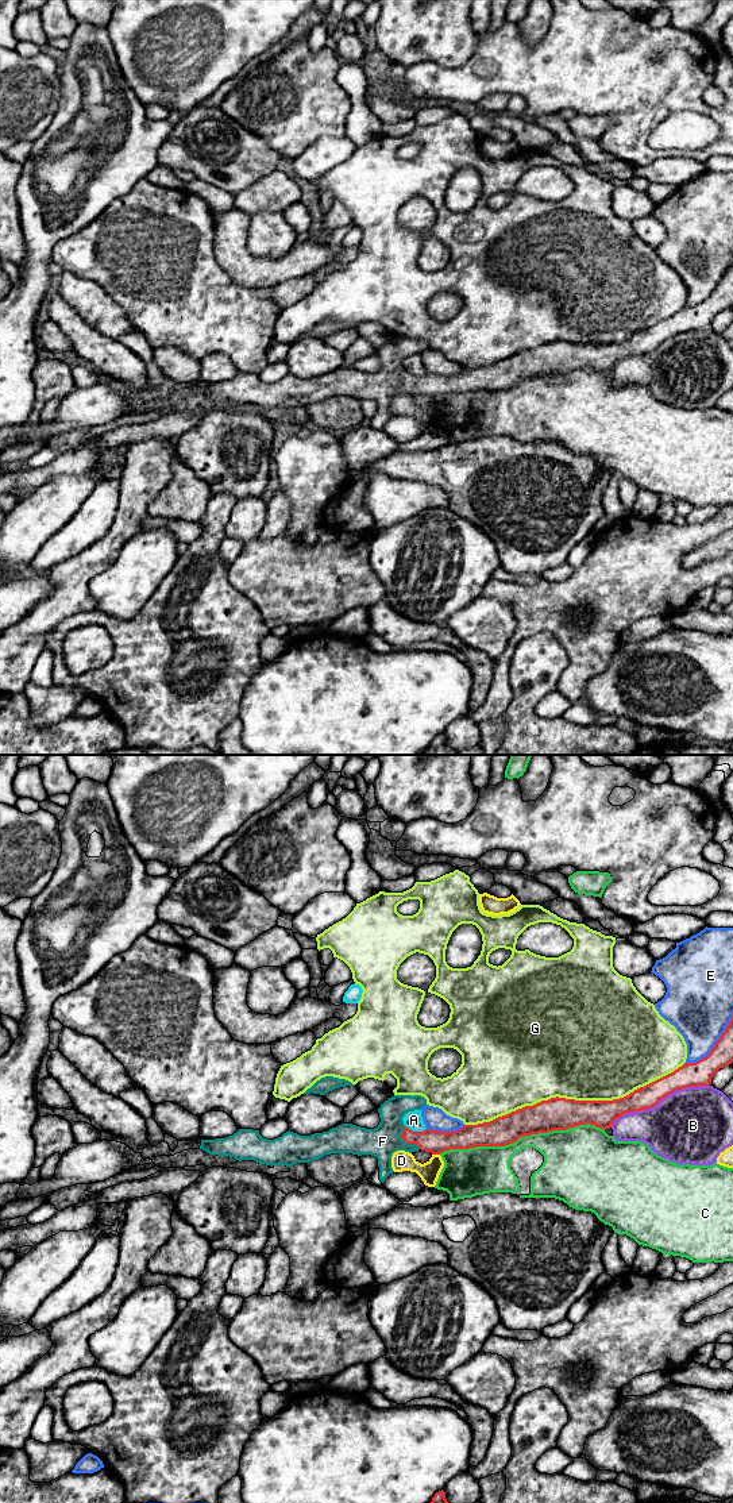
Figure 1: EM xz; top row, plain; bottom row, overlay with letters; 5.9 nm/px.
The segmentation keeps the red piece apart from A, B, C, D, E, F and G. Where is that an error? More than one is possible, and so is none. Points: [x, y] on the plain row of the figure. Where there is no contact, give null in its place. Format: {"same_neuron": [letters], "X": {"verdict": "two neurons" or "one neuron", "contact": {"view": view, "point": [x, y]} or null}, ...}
{"same_neuron": ["F"], "A": {"verdict": "two neurons", "contact": {"view": "xz", "point": [416, 376]}}, "B": {"verdict": "two neurons", "contact": {"view": "xz", "point": [659, 345]}}, "C": {"verdict": "two neurons", "contact": {"view": "xz", "point": [521, 380]}}, "D": {"verdict": "two neurons", "contact": {"view": "xz", "point": [436, 397]}}, "E": {"verdict": "two neurons", "contact": {"view": "xz", "point": [713, 291]}}, "F": {"verdict": "one neuron", "contact": {"view": "xz", "point": [405, 385]}}, "G": {"verdict": "two neurons", "contact": {"view": "xz", "point": [574, 343]}}}

